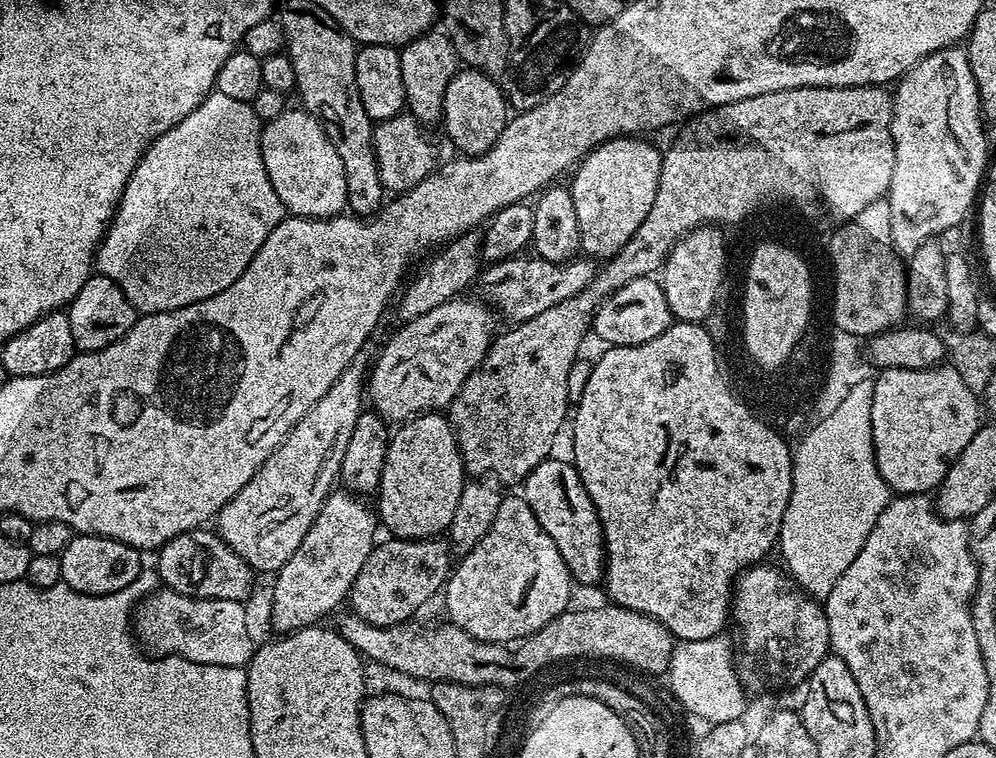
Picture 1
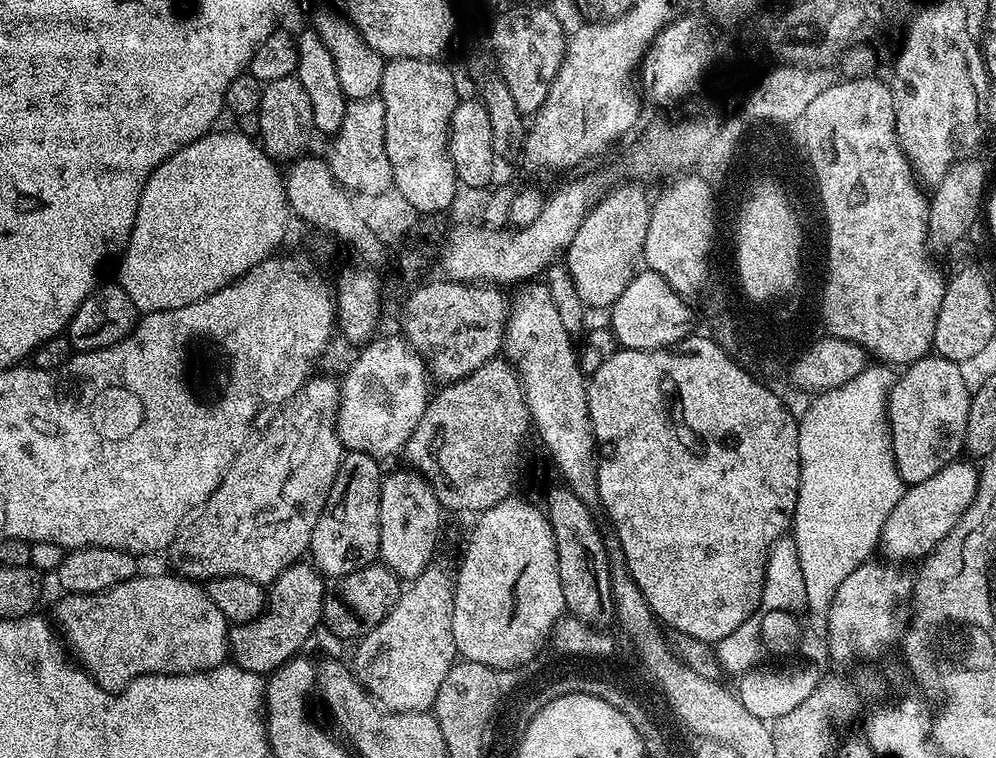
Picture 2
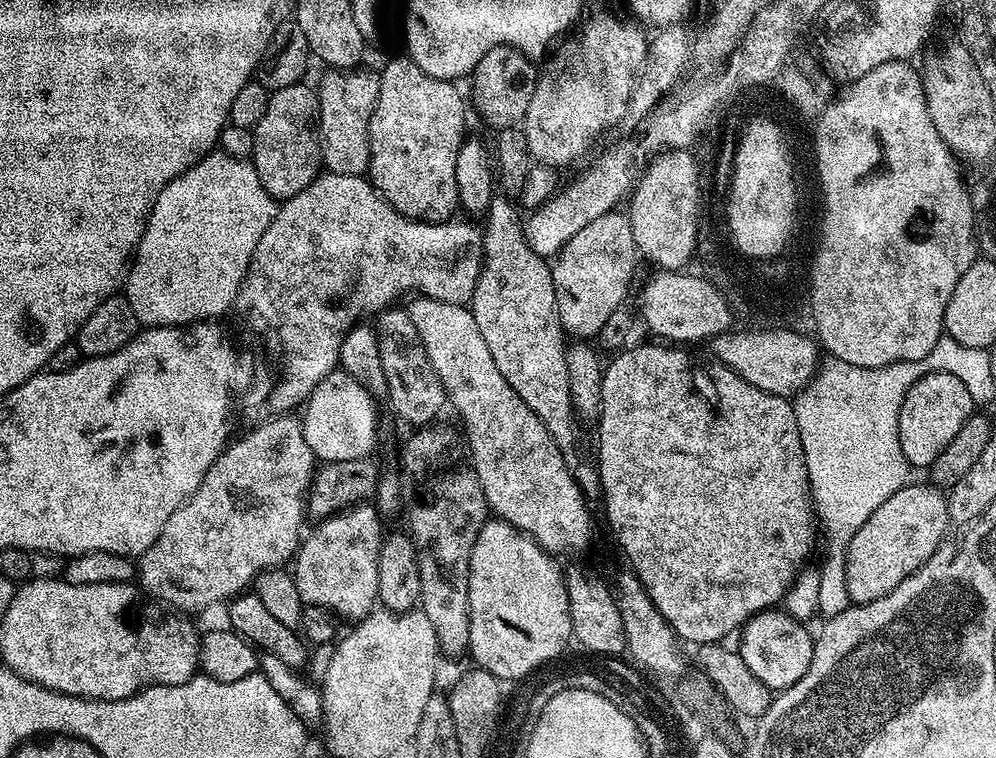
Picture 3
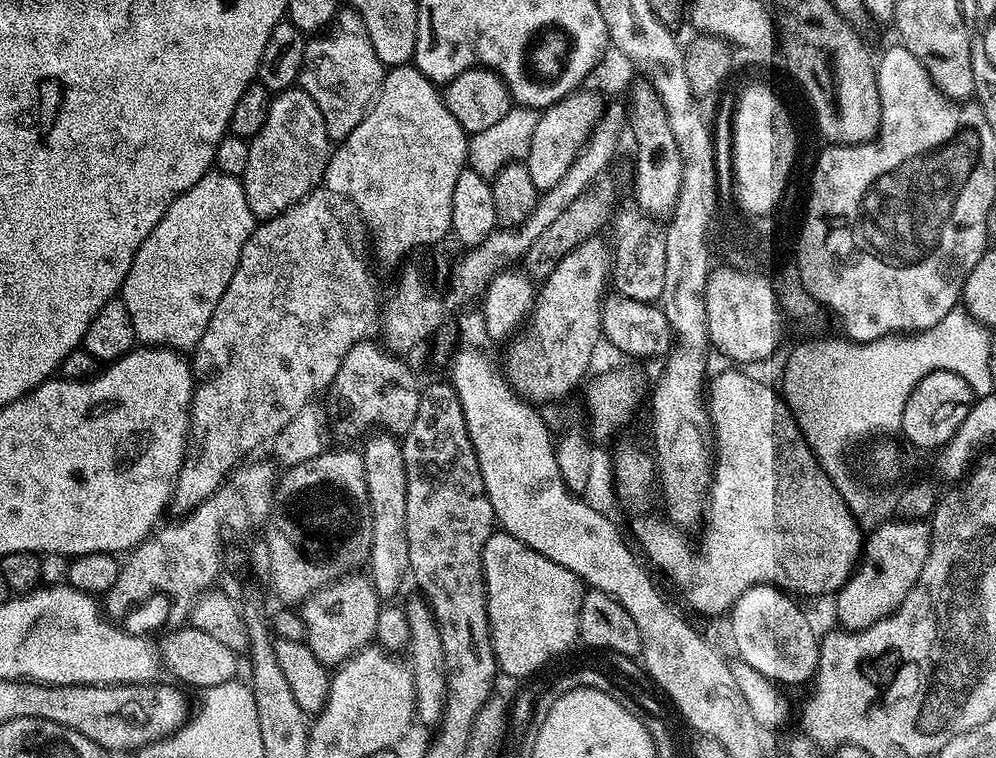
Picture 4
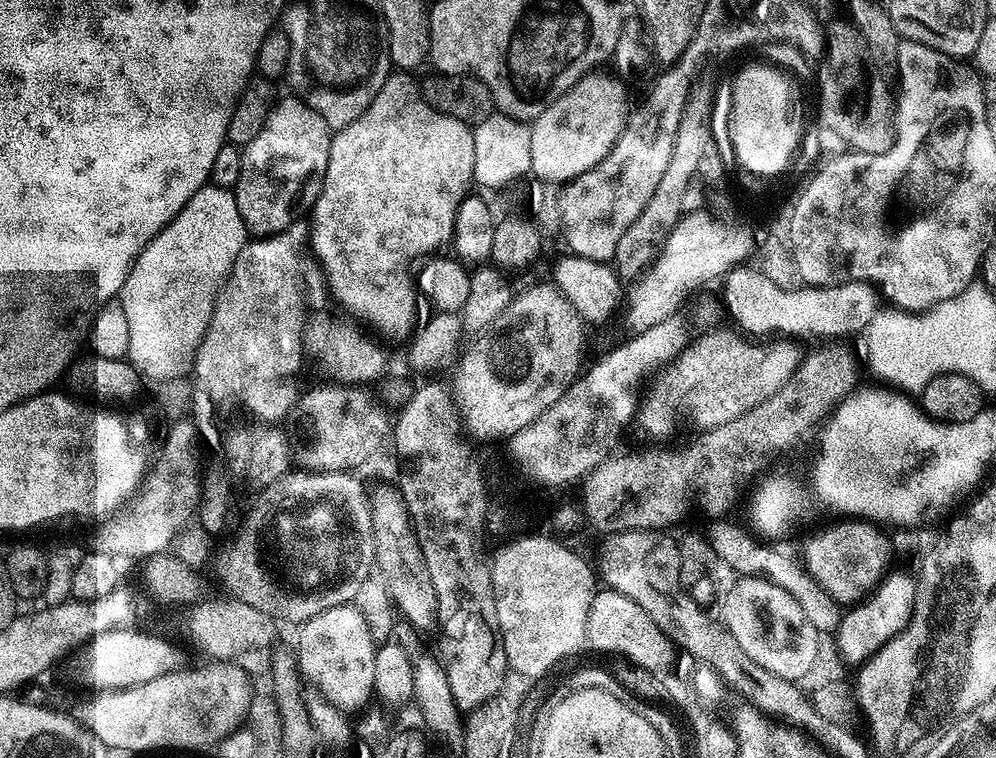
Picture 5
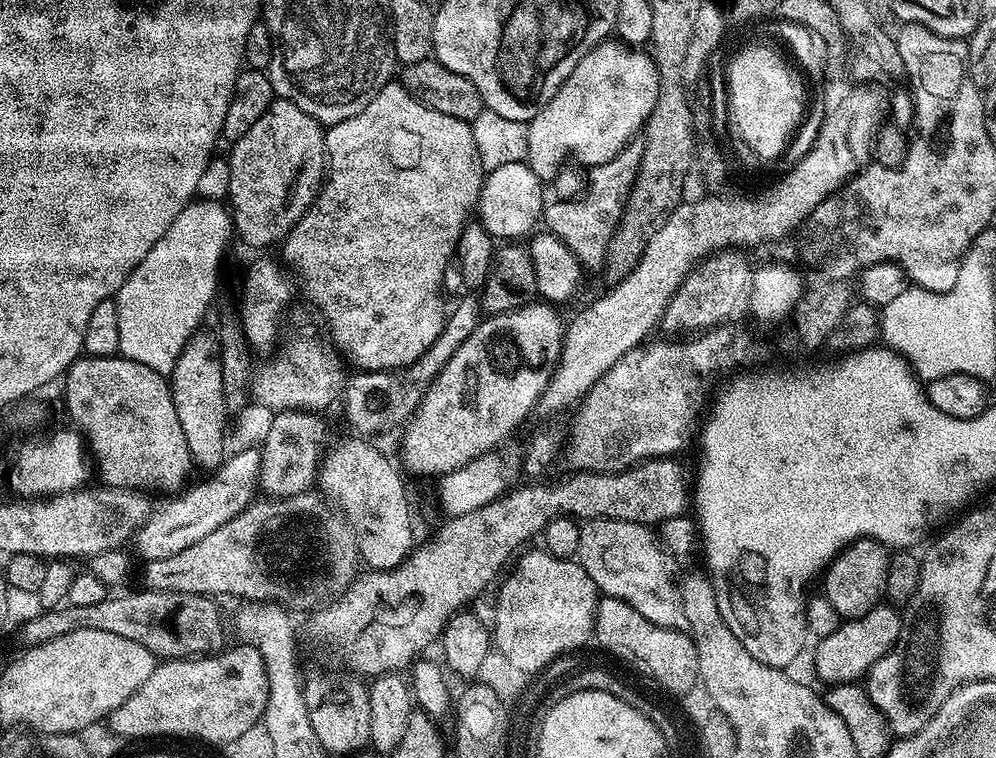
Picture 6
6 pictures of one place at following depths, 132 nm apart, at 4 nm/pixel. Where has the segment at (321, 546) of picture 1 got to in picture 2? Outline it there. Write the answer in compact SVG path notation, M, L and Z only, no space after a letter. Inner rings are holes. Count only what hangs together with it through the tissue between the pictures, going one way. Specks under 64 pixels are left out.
M311 562L292 564L270 585L270 599L264 615L249 624L237 624L230 632L230 656L242 669L271 674L301 651L312 636L312 631L322 624L325 577Z

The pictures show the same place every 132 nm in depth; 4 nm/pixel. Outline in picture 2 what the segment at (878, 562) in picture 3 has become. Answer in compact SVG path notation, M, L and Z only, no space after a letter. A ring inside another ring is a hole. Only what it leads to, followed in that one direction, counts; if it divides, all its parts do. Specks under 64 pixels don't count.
M957 458L952 463L938 470L938 474L930 474L926 482L918 482L905 487L902 498L898 498L898 506L890 510L886 522L880 531L879 547L884 547L885 557L920 556L927 557L944 541L946 534L958 526L962 514L976 501L976 491L980 485L980 468L967 464L964 458Z

